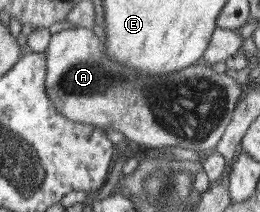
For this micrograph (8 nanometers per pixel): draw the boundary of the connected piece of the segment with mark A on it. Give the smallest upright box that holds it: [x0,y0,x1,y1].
[44,25,243,155]

